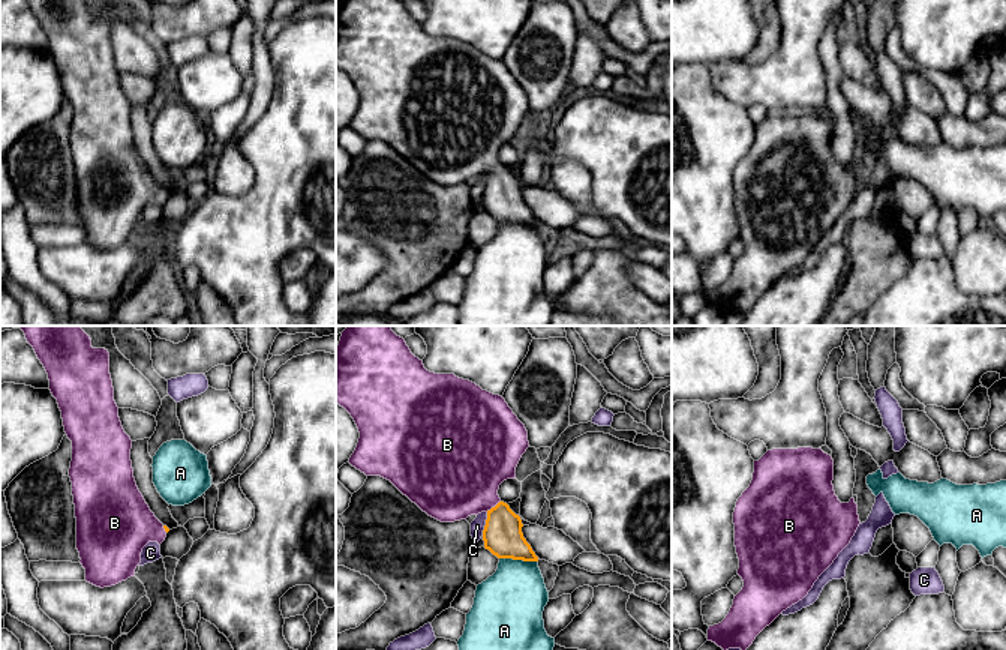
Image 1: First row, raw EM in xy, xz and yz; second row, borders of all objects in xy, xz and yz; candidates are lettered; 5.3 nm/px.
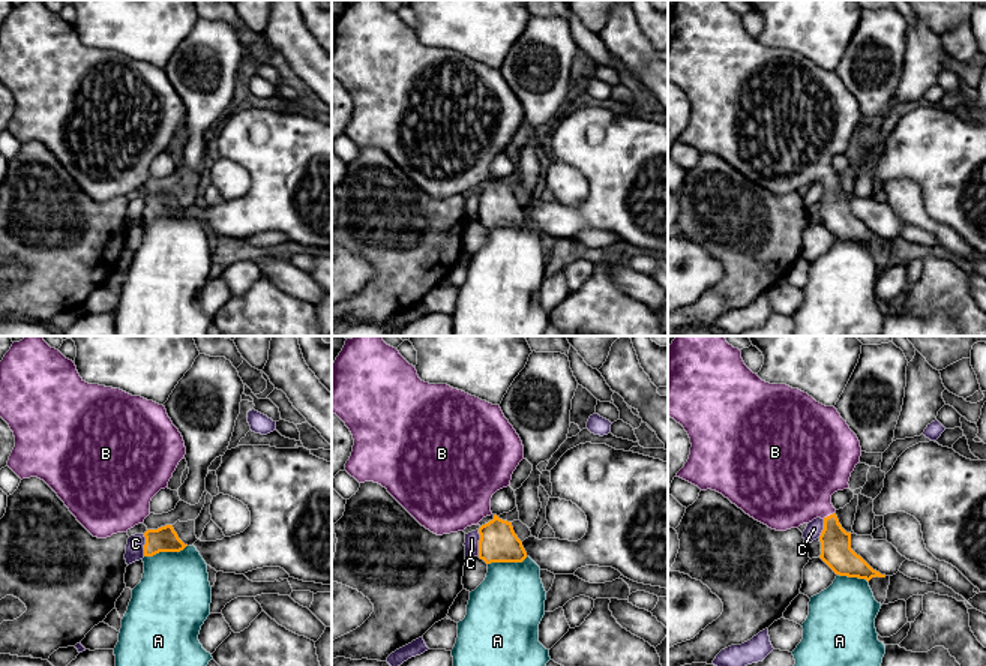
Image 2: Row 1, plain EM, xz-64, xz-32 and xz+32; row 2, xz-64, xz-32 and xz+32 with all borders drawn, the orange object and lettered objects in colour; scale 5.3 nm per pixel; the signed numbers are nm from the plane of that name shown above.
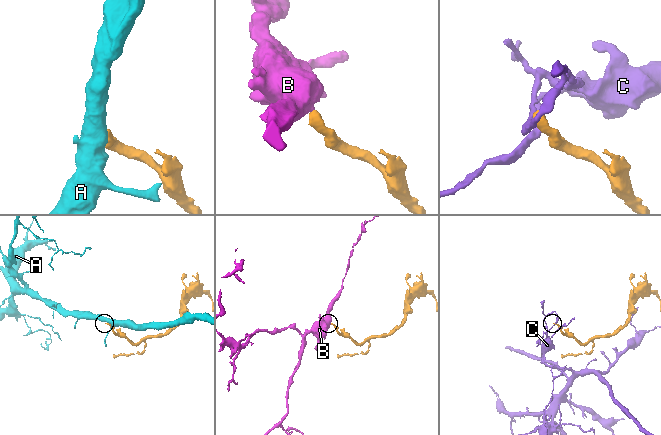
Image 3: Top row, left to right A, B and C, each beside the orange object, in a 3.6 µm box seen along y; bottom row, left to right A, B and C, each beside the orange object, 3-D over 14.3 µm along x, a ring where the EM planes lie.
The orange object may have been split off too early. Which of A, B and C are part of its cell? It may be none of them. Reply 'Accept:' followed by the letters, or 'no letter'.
Accept: B

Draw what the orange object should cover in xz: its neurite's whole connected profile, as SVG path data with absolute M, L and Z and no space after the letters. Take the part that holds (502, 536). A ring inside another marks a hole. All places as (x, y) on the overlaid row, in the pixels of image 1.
M348 326L336 348L336 404L351 414L360 432L357 447L348 461L352 467L366 476L390 480L423 512L441 522L454 522L486 512L486 549L498 558L538 561L523 537L520 516L498 495L504 480L516 479L516 467L529 447L525 425L502 396L454 374L427 371L423 360L411 353L405 339L390 326Z

